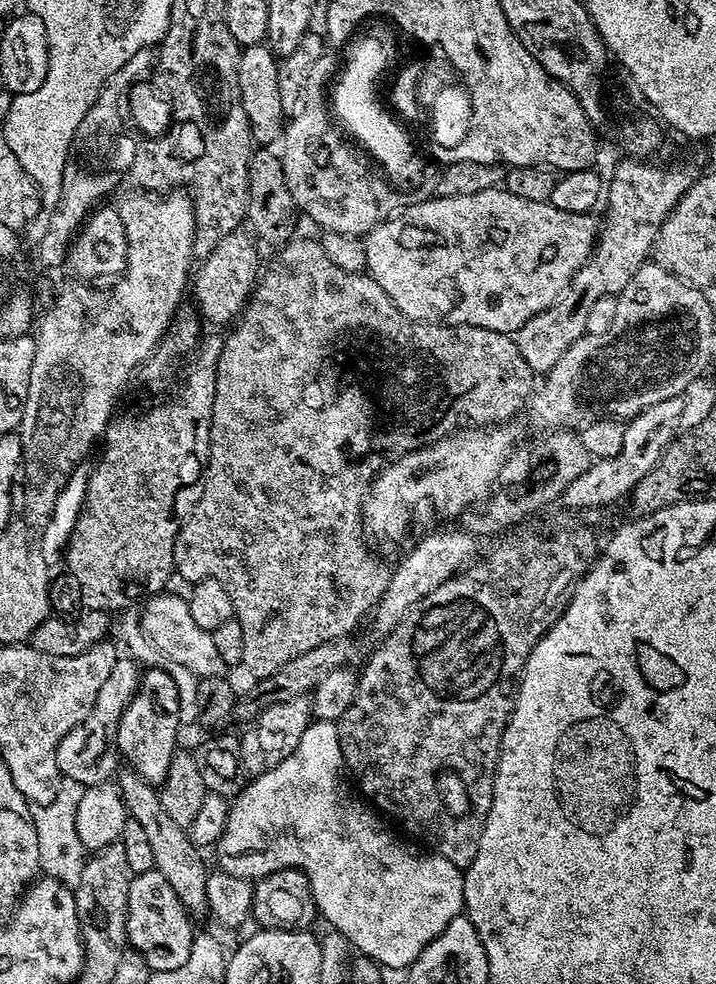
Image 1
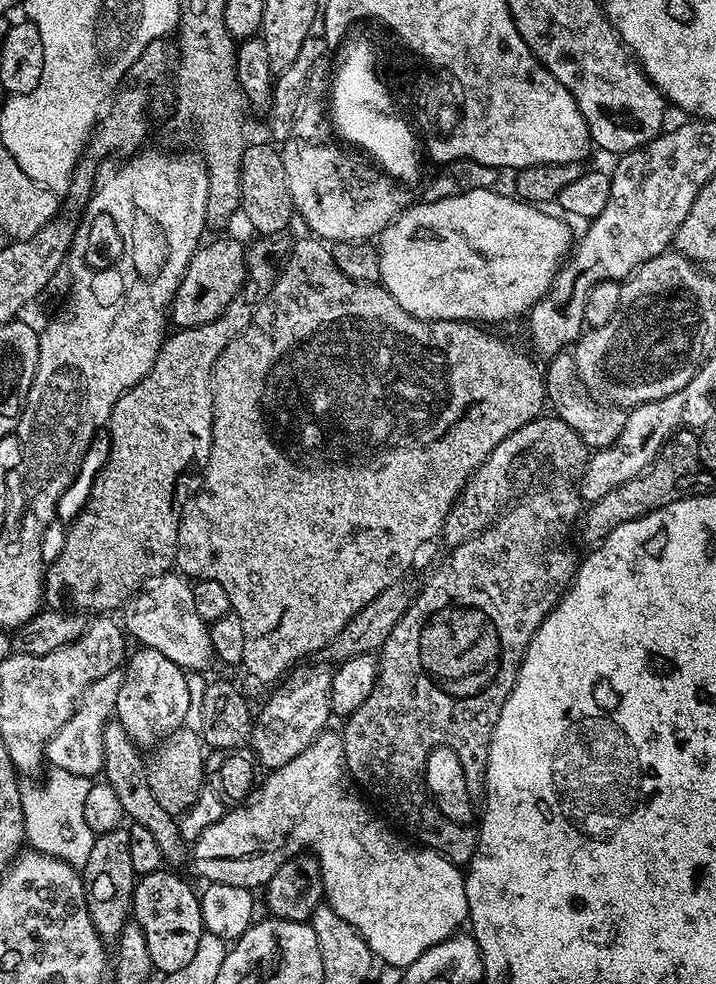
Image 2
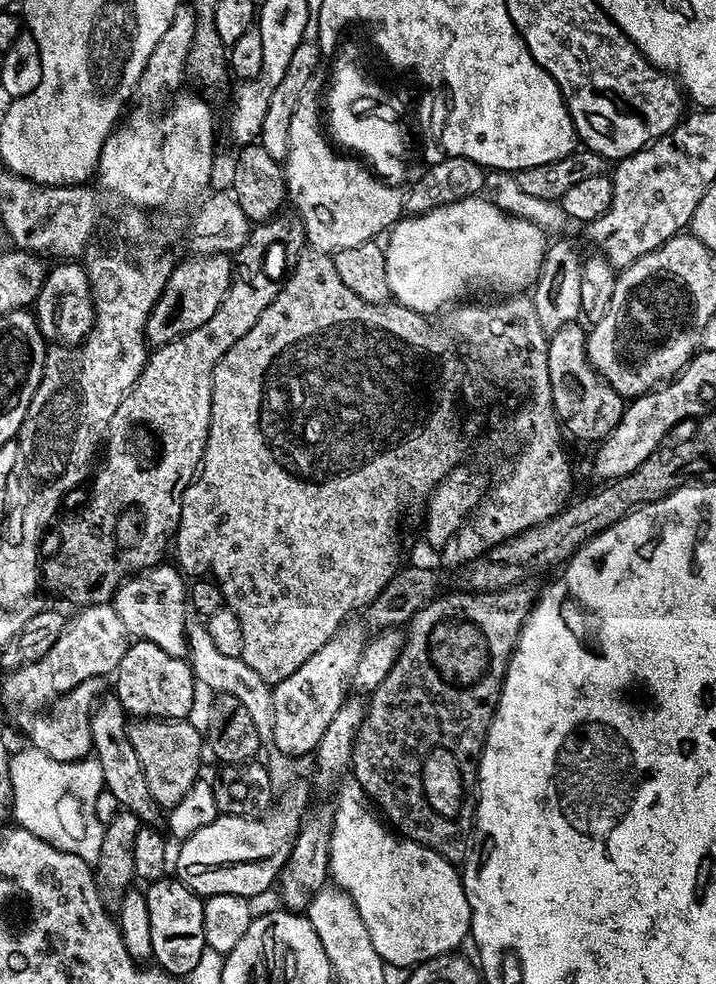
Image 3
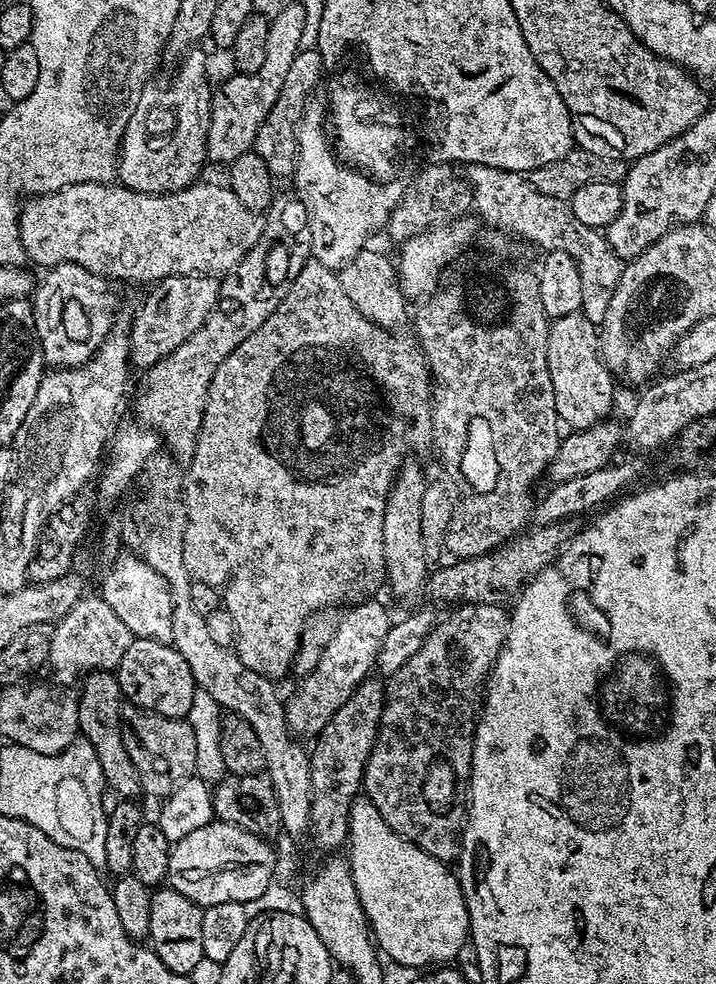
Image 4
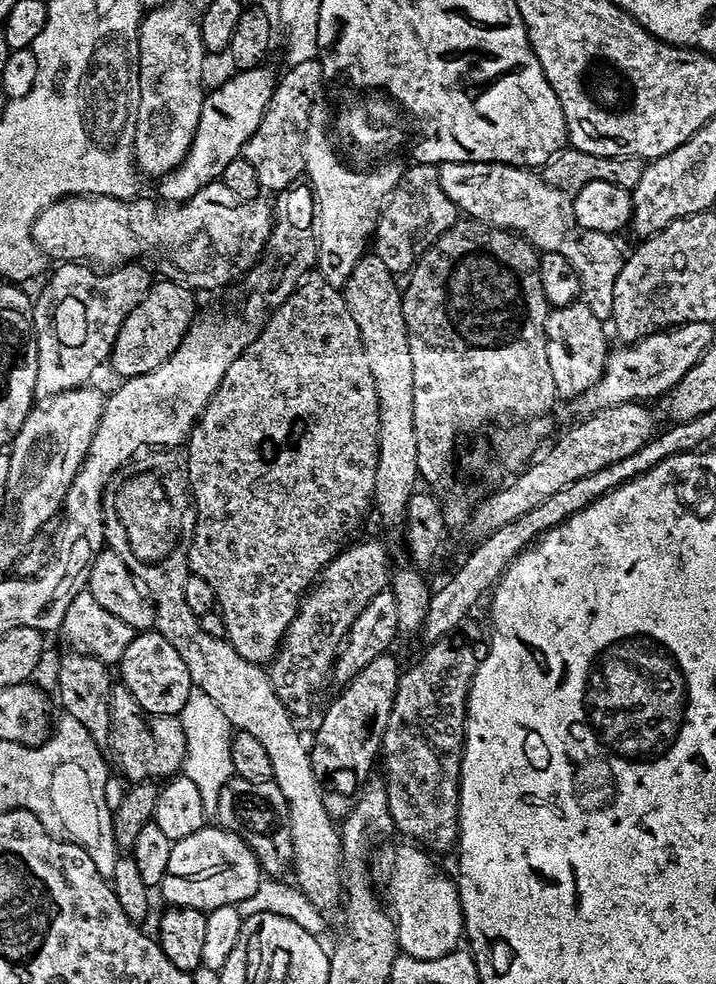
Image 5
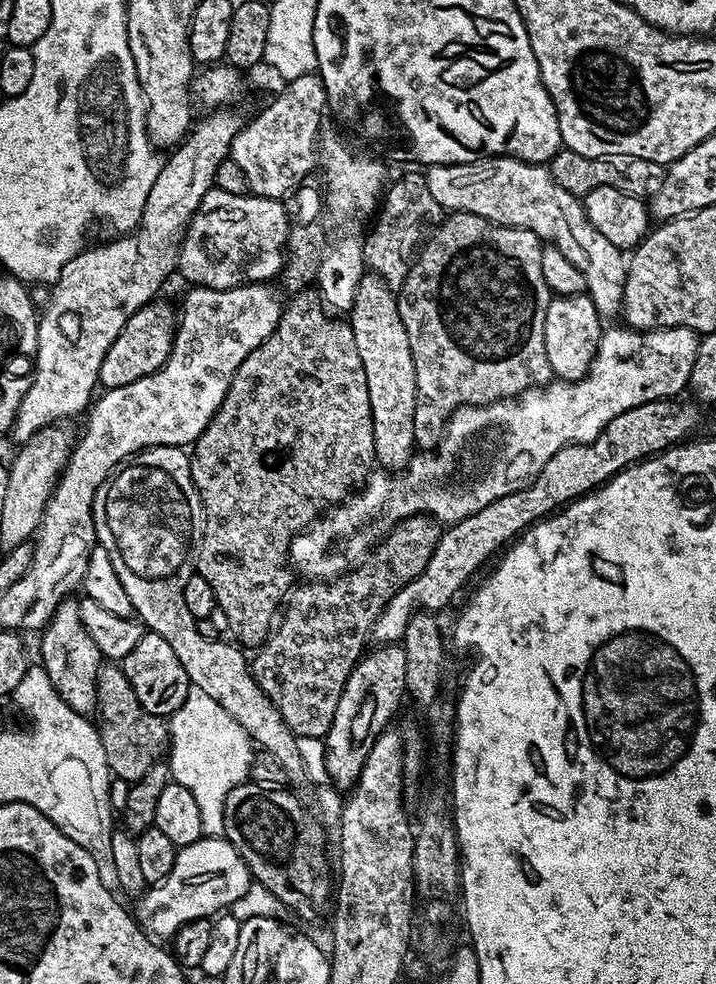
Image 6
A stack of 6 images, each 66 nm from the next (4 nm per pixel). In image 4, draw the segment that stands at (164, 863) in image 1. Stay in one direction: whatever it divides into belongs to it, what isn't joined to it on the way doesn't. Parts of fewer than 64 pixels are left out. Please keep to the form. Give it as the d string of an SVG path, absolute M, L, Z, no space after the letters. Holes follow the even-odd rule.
M115 671L89 672L83 677L79 688L79 735L88 740L90 746L94 746L94 754L98 754L98 766L102 766L102 778L106 787L116 791L121 798L139 797L138 794L141 795L142 792L140 775L126 750L122 697L120 695L120 683L116 680Z

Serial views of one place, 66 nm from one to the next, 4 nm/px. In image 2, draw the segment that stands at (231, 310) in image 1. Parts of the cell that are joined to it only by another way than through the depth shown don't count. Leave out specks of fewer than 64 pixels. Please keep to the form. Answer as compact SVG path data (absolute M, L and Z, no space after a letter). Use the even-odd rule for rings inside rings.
M212 240L209 244L208 241L201 243L190 258L186 274L172 299L171 323L176 323L177 329L197 328L209 324L214 318L218 318L218 314L222 314L222 310L226 310L226 306L230 306L235 296L241 295L247 275L246 248L244 252L243 246L238 241Z

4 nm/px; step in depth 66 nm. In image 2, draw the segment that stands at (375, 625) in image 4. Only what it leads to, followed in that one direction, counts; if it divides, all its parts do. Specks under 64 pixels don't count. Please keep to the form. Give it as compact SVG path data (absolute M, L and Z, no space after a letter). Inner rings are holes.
M327 667L324 668L308 668L305 672L298 673L292 680L292 688L296 692L287 692L286 689L277 687L272 700L266 701L260 714L258 712L250 748L256 752L255 759L264 769L275 771L286 765L310 747L321 732L329 727L328 720L332 716L332 672Z

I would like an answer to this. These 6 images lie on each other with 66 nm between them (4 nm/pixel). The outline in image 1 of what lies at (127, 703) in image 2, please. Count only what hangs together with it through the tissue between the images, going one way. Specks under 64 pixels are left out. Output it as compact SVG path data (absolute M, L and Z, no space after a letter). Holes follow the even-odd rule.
M149 667L141 675L140 686L116 727L116 747L133 771L146 778L146 782L159 786L164 783L170 764L178 754L176 735L179 732L182 732L182 725L179 720L178 686L163 667Z

